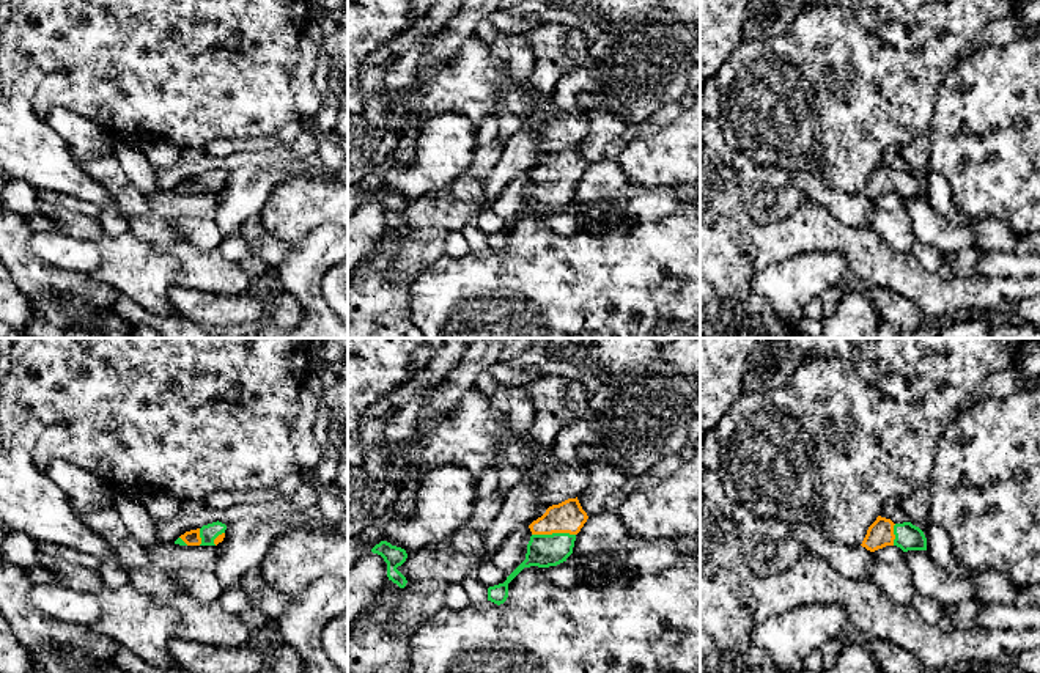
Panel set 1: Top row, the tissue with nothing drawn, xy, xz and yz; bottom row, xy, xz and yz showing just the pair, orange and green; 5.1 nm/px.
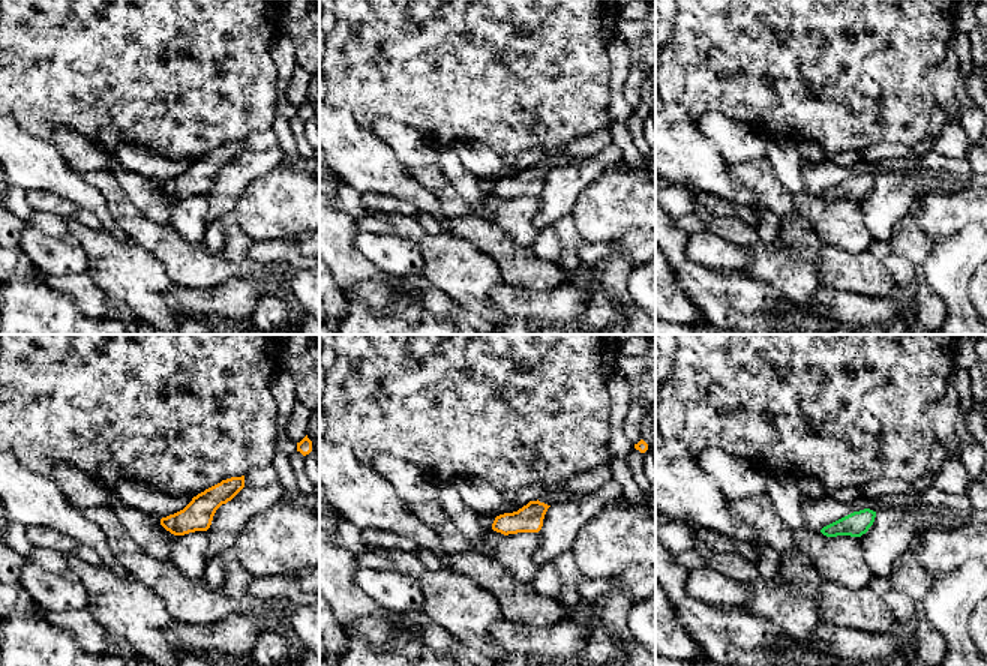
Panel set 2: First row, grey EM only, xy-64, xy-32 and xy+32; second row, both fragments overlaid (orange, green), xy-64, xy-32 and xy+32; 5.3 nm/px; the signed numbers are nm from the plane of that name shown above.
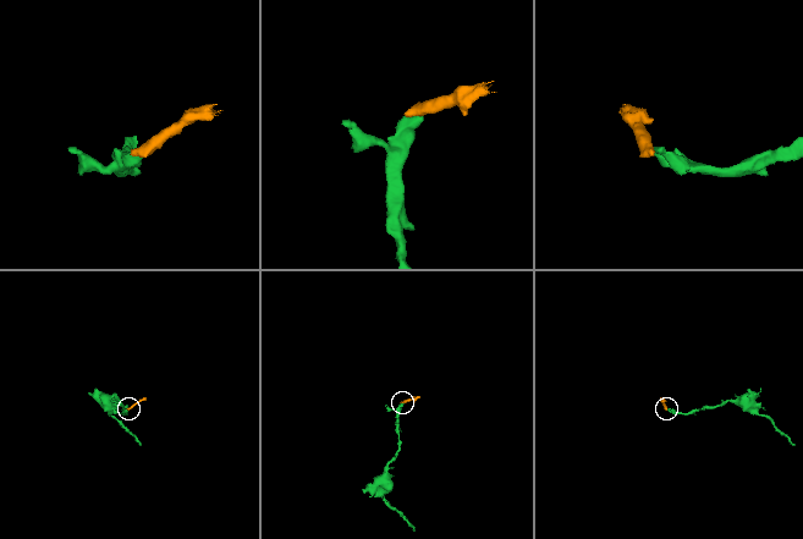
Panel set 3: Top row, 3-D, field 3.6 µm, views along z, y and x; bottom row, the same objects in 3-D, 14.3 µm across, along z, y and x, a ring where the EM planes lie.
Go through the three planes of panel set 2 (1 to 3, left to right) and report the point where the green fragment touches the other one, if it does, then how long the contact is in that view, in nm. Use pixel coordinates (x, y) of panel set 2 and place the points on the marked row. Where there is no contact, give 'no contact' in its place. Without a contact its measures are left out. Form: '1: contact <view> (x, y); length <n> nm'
1: no contact
2: no contact
3: no contact

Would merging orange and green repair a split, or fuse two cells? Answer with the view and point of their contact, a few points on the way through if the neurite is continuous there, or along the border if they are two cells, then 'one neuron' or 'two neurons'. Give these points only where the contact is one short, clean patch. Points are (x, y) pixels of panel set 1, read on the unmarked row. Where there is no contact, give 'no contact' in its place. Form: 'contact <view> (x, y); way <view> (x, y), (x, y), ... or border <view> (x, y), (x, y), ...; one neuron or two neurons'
contact xz (553, 180); way xz (568, 164), (553, 180), (553, 189), (543, 198); one neuron

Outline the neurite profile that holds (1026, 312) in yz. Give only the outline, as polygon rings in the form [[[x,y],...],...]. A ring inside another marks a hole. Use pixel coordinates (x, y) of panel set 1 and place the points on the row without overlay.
[[[1040,297],[1024,299],[1010,307],[1012,321],[1040,329]]]

